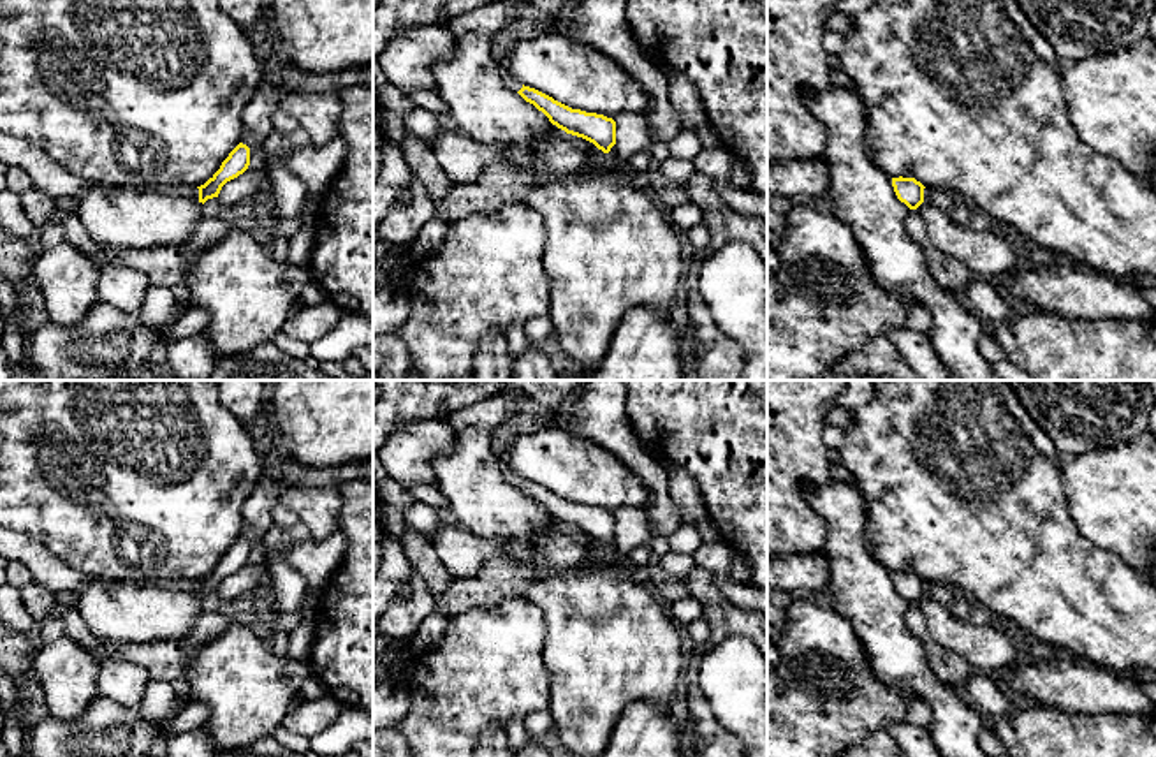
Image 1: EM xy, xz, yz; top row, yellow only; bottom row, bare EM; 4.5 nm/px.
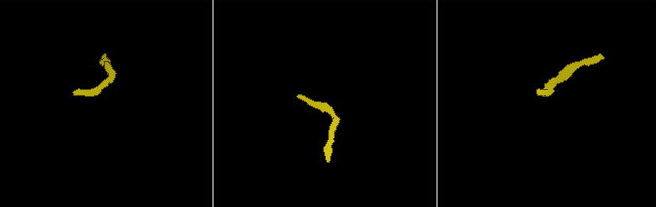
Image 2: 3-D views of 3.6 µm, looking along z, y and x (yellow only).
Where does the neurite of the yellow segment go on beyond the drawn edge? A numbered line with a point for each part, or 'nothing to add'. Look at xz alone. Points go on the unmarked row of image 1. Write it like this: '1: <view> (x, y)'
nothing to add

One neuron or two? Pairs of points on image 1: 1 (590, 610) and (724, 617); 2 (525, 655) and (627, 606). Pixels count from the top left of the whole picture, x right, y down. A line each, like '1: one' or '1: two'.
1: two
2: two

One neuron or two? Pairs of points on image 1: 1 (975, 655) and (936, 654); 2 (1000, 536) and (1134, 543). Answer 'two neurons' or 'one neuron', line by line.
1: two neurons
2: two neurons

